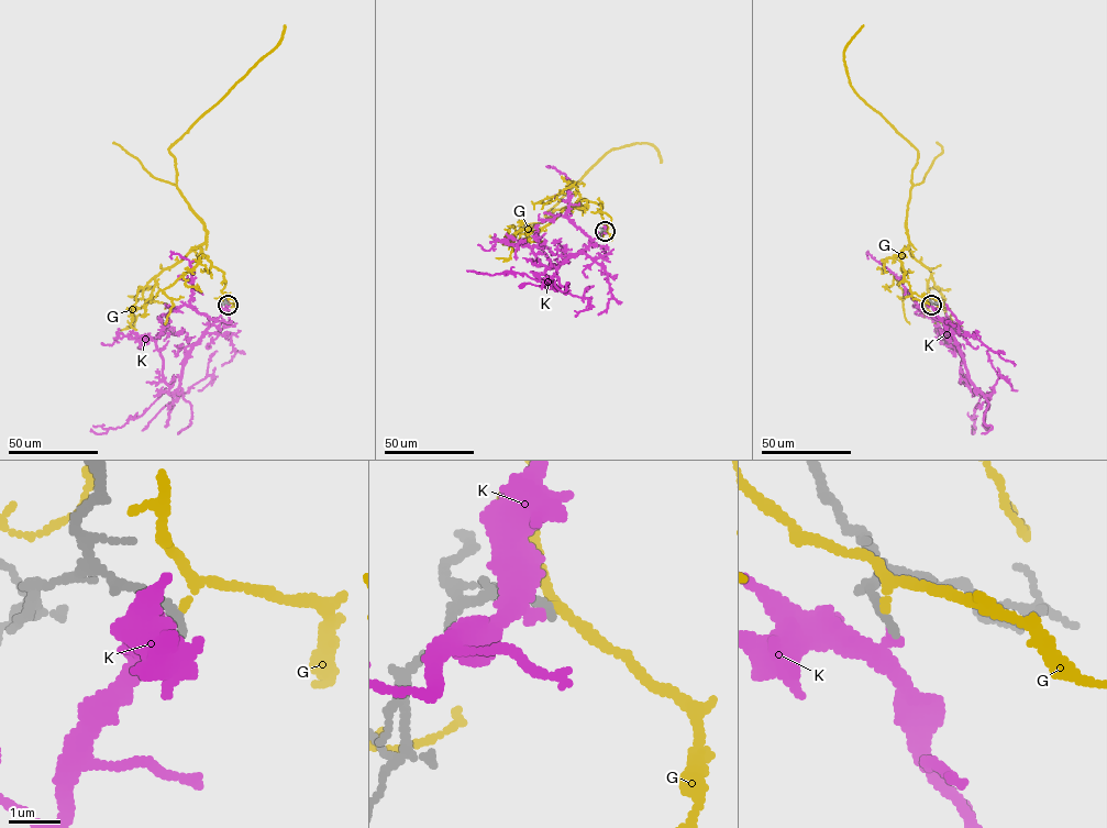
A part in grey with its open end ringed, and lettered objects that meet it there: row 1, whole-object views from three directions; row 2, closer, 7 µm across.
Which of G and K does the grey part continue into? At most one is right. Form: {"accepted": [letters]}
{"accepted": ["K"]}

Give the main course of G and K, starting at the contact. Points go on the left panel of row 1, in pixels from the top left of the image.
G: (229, 304), (223, 272), (201, 252), (203, 223), (176, 185), (169, 148), (273, 50), (285, 25)
K: (229, 304), (191, 349), (180, 384), (169, 393), (162, 355), (147, 335), (123, 335), (111, 345), (101, 343)

